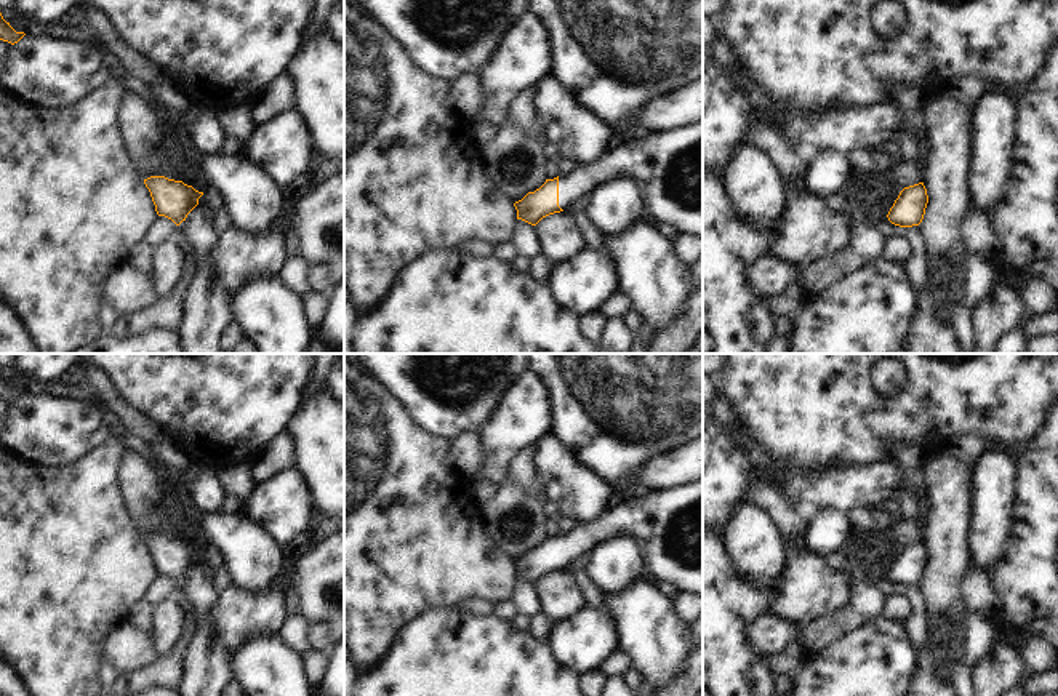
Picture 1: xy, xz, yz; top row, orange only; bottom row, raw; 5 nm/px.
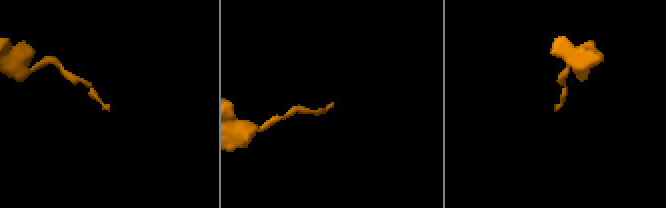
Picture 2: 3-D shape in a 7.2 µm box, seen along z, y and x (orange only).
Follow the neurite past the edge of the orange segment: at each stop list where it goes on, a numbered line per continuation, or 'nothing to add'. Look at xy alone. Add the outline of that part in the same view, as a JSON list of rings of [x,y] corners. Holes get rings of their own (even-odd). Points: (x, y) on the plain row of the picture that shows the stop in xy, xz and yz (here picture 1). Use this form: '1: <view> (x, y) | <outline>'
nothing to add

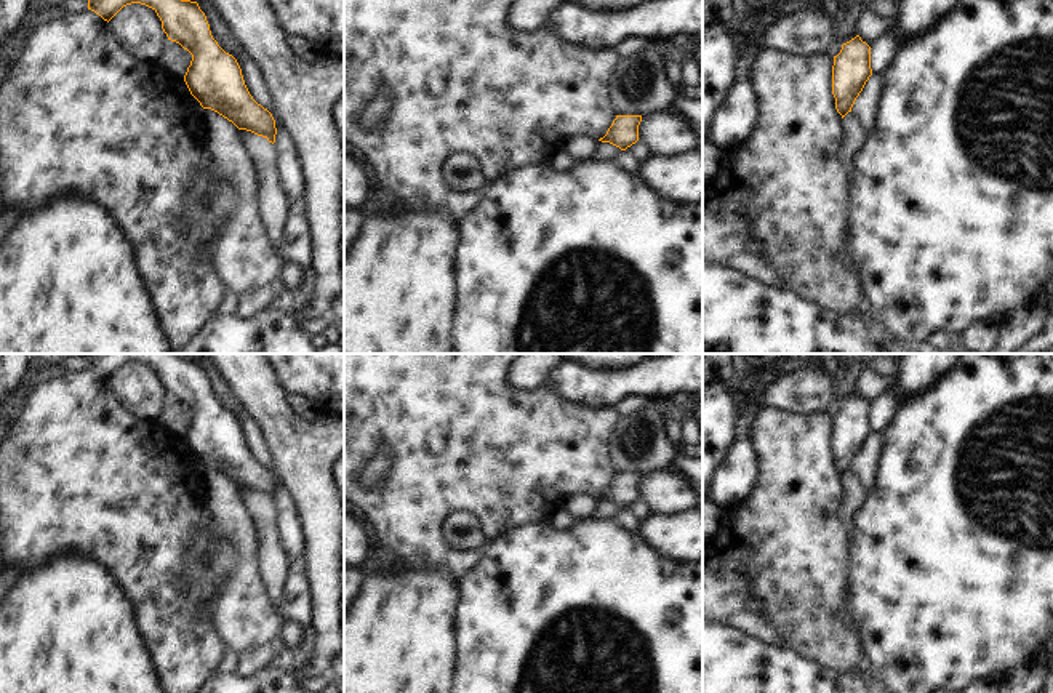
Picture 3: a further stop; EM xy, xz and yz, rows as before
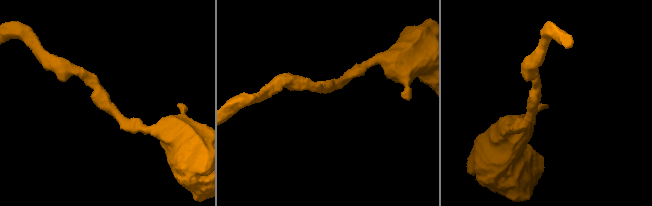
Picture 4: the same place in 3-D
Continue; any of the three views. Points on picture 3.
nothing to add

